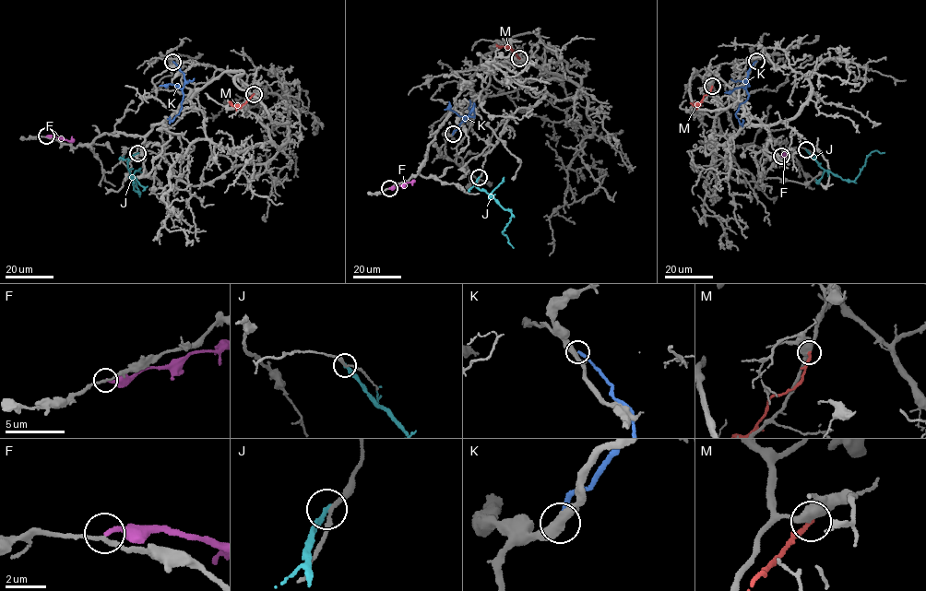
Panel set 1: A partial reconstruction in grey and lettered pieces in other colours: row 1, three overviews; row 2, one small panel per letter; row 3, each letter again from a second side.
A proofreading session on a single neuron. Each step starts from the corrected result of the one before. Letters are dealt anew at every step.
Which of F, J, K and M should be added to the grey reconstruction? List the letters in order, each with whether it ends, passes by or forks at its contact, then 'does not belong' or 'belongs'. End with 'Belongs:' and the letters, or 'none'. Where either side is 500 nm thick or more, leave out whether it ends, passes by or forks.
F: it ends; does not belong
J: it ends; does not belong
K: it ends; does not belong
M: does not belong
Belongs: none

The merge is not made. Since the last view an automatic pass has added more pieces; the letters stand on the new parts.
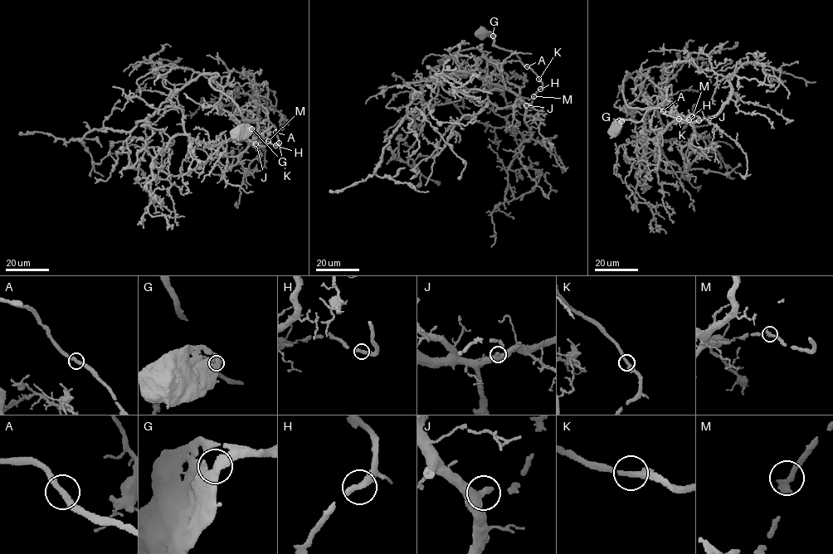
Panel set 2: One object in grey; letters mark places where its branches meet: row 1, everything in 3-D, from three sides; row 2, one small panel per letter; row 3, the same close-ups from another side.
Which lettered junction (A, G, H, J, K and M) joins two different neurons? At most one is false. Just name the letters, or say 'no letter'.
no letter

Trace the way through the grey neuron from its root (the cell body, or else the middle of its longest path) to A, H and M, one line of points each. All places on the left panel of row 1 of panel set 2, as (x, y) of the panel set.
A: (238, 133), (248, 132), (250, 127), (253, 132), (260, 133), (272, 126), (275, 132)
H: (238, 133), (248, 132), (250, 127), (253, 132), (260, 133), (273, 126), (280, 145), (275, 145)
M: (238, 133), (248, 132), (250, 127), (253, 132), (260, 133), (273, 126), (280, 145), (268, 141)

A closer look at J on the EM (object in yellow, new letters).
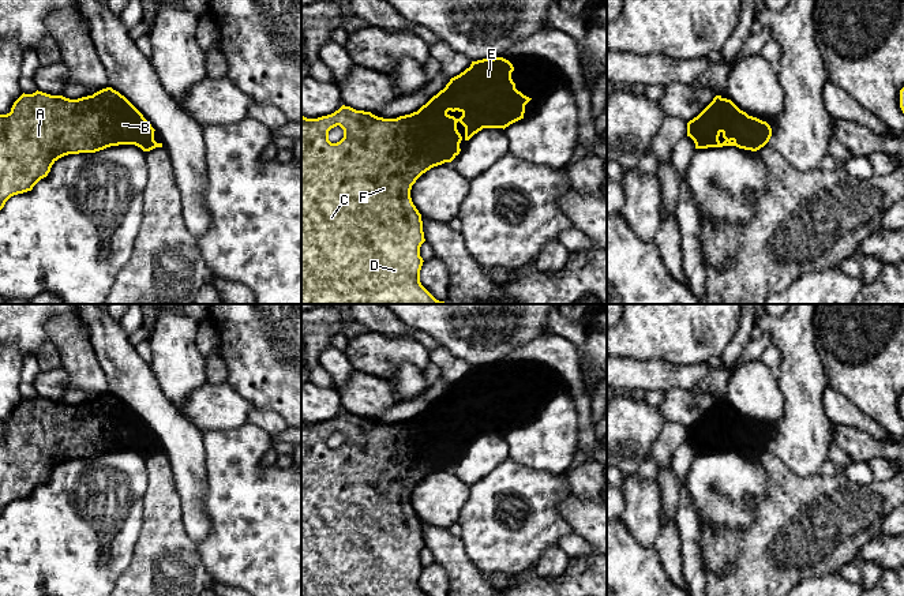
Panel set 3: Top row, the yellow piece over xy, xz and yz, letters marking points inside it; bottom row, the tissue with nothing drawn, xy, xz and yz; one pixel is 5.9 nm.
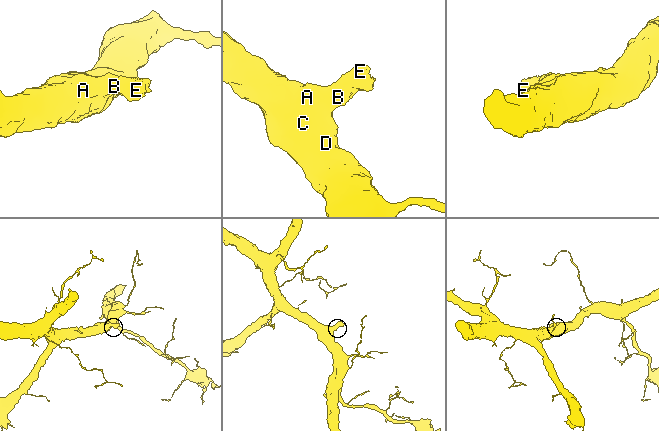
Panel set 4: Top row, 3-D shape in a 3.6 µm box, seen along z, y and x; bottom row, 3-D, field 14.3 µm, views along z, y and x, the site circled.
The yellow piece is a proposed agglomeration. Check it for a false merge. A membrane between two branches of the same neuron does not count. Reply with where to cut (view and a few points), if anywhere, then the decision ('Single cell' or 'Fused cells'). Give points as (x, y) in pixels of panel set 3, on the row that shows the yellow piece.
No split. Single cell

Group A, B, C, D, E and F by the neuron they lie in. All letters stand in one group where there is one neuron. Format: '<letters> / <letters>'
A B C D E F

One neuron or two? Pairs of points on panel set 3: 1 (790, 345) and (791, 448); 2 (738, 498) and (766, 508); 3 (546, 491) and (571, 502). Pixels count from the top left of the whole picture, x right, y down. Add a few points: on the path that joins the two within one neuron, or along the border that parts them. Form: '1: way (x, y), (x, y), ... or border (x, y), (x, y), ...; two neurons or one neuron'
1: way (798, 371), (798, 422); one neuron
2: border (766, 473), (751, 521), (734, 529); two neurons
3: border (570, 493), (561, 501), (559, 512), (571, 529); two neurons

